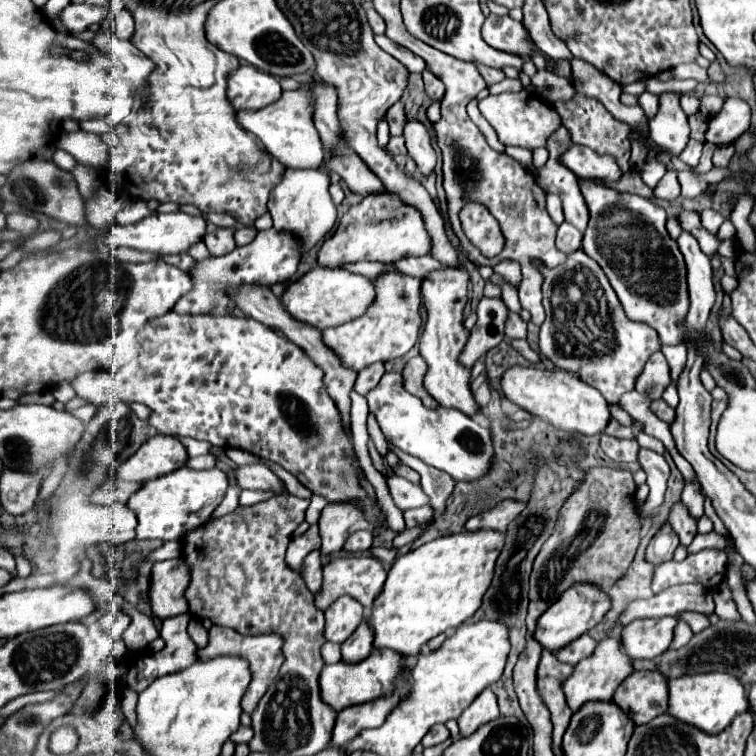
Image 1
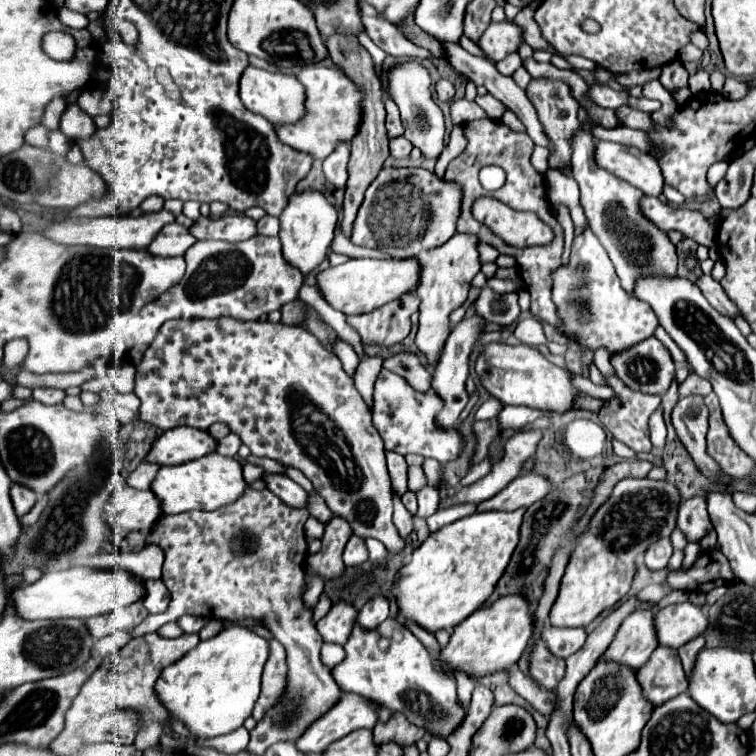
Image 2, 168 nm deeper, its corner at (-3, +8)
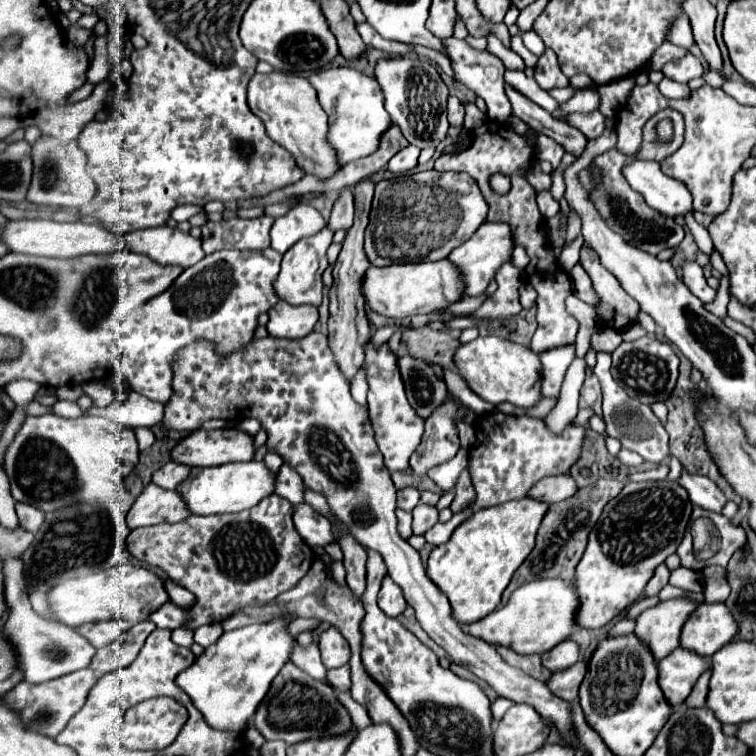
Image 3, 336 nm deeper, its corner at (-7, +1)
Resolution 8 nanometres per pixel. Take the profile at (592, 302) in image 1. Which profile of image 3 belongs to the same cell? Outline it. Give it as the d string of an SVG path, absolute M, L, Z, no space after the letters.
M591 247L581 249L579 263L591 277L593 291L599 297L595 305L599 321L603 321L603 325L615 331L623 331L627 325L637 323L639 321L637 301L629 297L627 291L617 283L615 275L611 275L611 271L607 271L601 265L601 261L597 259L597 253Z

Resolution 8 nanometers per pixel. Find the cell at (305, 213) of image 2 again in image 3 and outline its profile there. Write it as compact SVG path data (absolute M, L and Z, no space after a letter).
M323 227L319 233L305 237L301 241L297 241L285 255L281 261L281 273L277 277L275 289L281 295L283 301L291 303L291 305L313 305L319 307L321 305L321 293L323 293L323 283L321 283L321 273L327 269L327 249L333 243L333 231L329 227Z

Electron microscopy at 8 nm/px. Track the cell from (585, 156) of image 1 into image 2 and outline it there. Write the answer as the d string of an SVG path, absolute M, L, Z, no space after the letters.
M597 140L595 162L615 174L617 178L633 184L645 196L661 196L665 178L653 156L633 146Z

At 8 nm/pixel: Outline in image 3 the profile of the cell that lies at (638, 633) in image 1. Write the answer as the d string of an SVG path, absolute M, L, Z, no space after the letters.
M723 603L699 605L681 629L681 647L711 657L737 633L737 623Z

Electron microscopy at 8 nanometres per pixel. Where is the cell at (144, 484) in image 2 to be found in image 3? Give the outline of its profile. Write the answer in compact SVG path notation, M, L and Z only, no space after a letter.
M165 463L161 469L157 469L151 477L151 483L163 489L175 489L177 483L181 483L181 479L185 479L185 475L189 475L191 467L185 465L177 465L177 463Z

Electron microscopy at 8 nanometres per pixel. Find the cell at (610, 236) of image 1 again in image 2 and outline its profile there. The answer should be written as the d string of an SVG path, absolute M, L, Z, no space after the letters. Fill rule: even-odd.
M579 130L577 136L573 136L573 158L571 158L573 178L577 180L579 190L581 190L583 212L585 212L589 224L593 226L591 230L599 236L599 240L607 248L609 258L617 270L617 276L621 278L621 286L629 294L633 294L635 280L641 274L659 272L659 274L675 276L677 274L675 246L669 242L665 232L655 228L639 212L639 198L643 196L643 192L633 188L631 184L625 184L621 178L613 176L611 172L597 168L597 164L593 164L593 144L595 144L593 136L585 130ZM597 226L601 226L601 228L597 228ZM625 238L629 238L627 246L617 242L617 240L625 240Z

